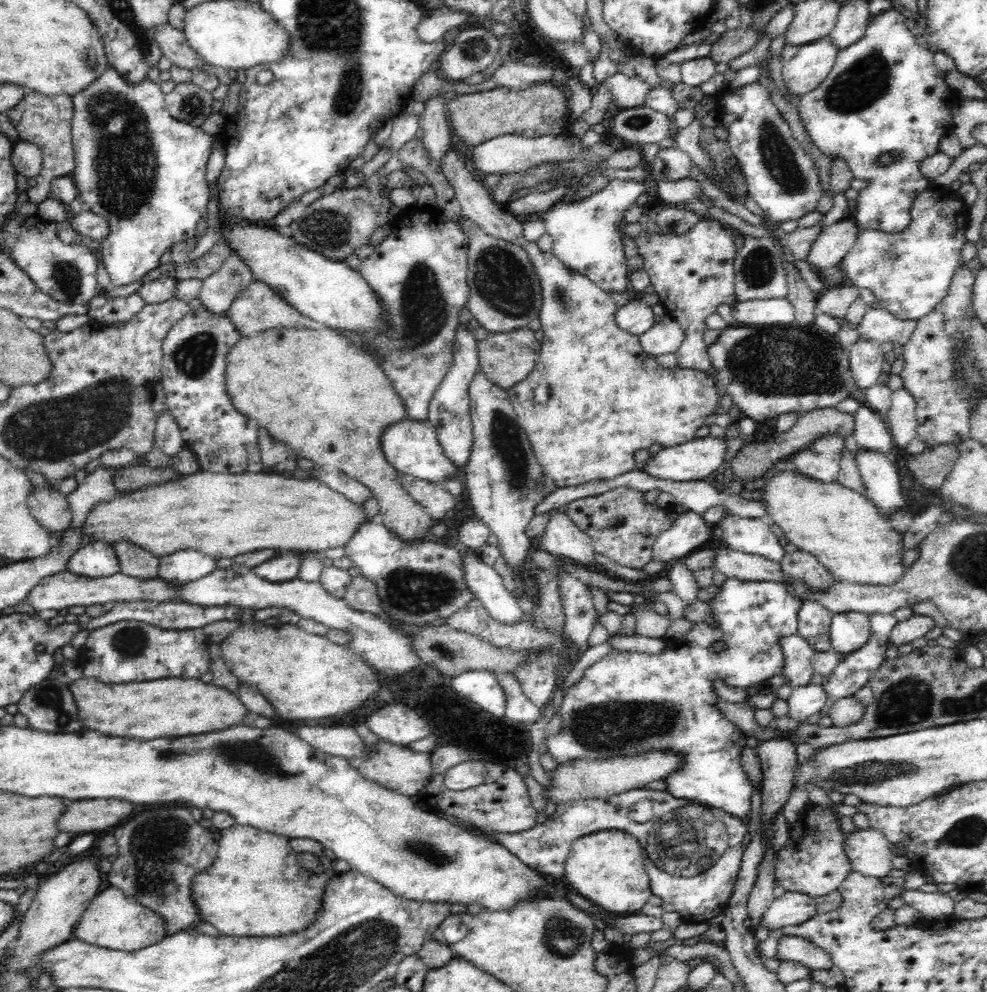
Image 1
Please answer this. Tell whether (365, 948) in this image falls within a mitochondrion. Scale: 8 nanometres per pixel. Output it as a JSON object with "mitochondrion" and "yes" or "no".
{"mitochondrion":"yes"}

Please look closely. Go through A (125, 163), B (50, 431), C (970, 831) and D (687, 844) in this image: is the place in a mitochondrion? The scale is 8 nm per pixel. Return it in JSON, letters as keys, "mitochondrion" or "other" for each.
{"A":"mitochondrion","B":"mitochondrion","C":"mitochondrion","D":"mitochondrion"}

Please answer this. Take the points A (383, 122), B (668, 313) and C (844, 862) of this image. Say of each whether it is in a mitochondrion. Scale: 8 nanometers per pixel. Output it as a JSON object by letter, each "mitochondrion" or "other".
{"A":"other","B":"other","C":"other"}

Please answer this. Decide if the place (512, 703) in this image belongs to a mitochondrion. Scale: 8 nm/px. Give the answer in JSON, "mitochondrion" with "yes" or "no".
{"mitochondrion":"no"}

